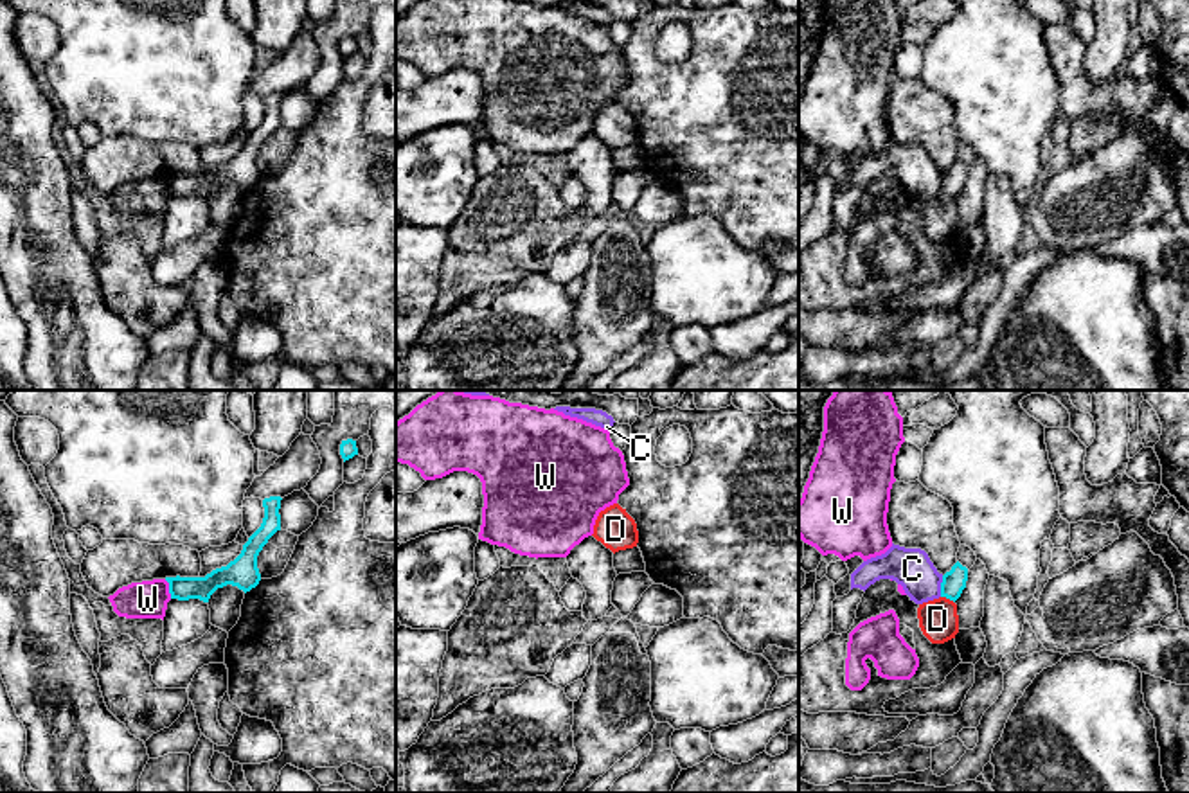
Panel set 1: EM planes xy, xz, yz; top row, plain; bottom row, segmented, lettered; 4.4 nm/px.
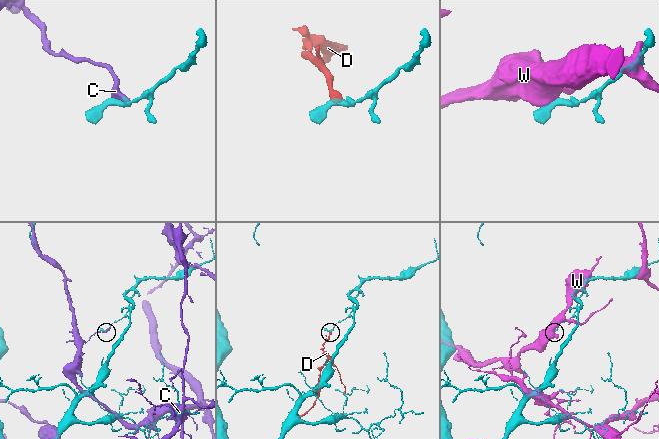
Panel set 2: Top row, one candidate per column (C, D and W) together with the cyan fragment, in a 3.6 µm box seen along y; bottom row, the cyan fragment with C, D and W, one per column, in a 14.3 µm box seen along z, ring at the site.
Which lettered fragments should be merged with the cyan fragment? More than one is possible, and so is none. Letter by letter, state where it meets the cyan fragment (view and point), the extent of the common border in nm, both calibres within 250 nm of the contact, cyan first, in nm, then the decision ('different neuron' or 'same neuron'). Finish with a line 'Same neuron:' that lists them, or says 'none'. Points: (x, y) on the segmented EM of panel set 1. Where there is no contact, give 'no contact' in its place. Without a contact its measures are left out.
C: yz (941, 587) | 100 nm | 110/180 nm | different neuron
D: yz (948, 597) | 70 nm | 110/180 nm | different neuron
W: xy (169, 588) | 90 nm | 110/170 nm | different neuron
Same neuron: none

